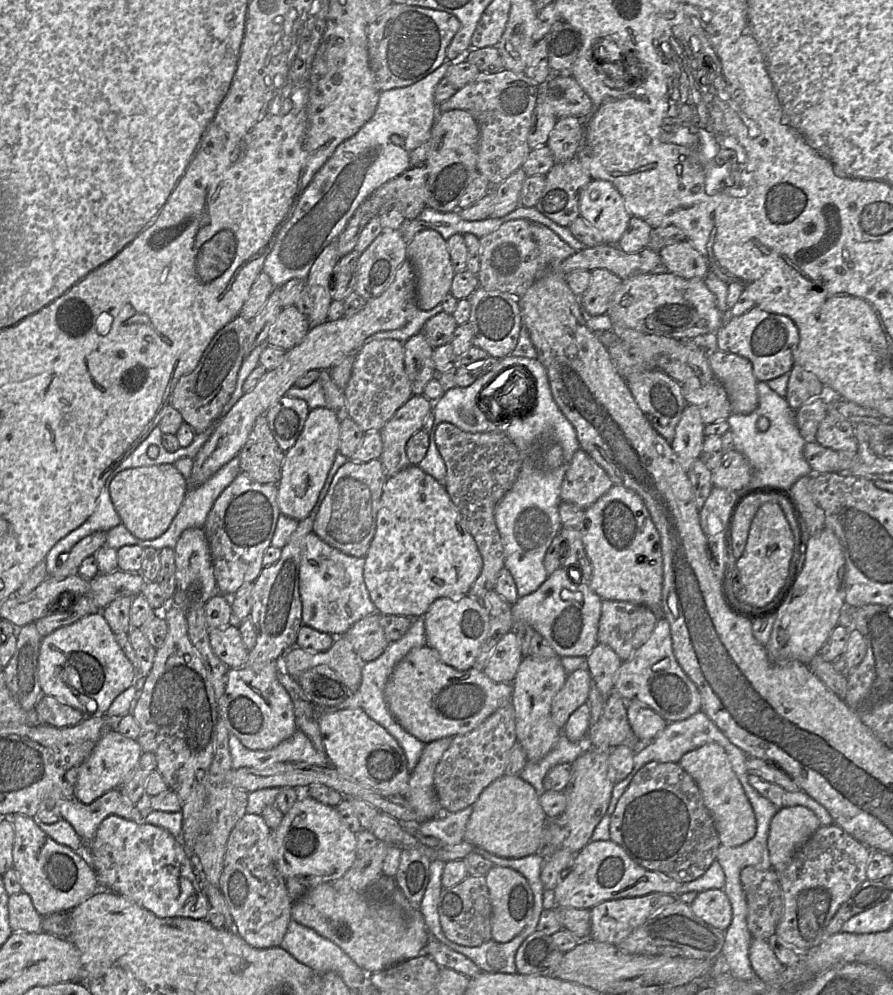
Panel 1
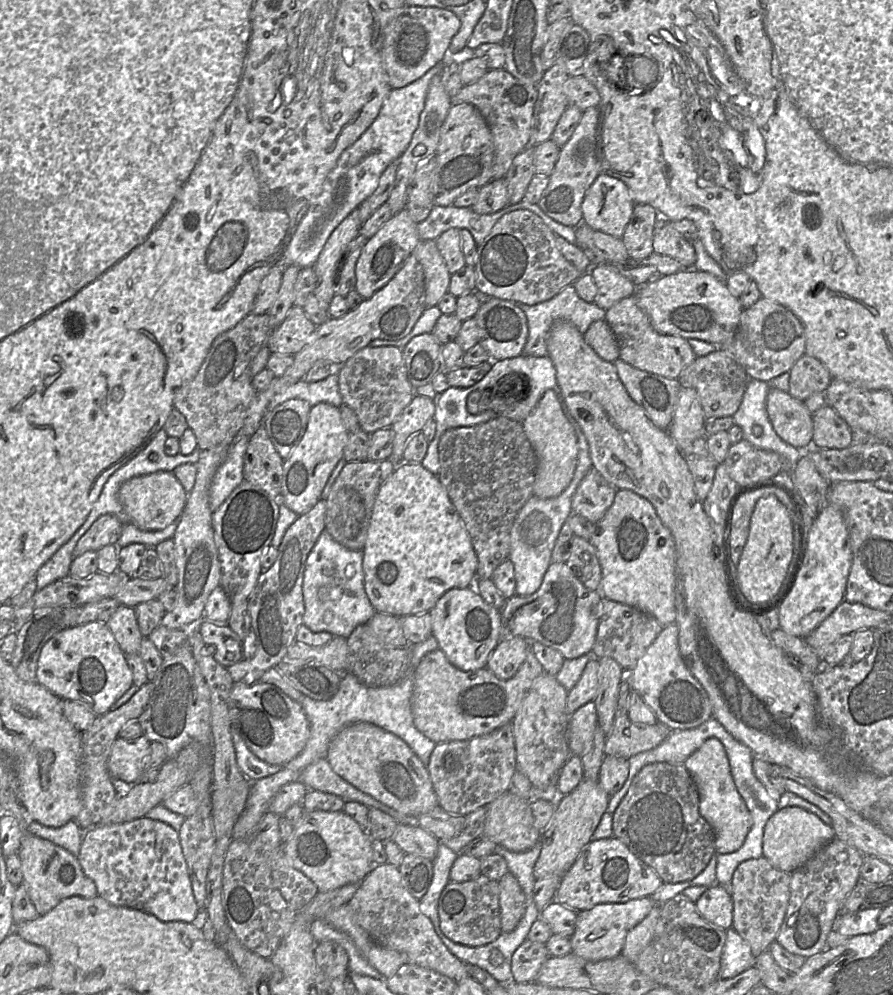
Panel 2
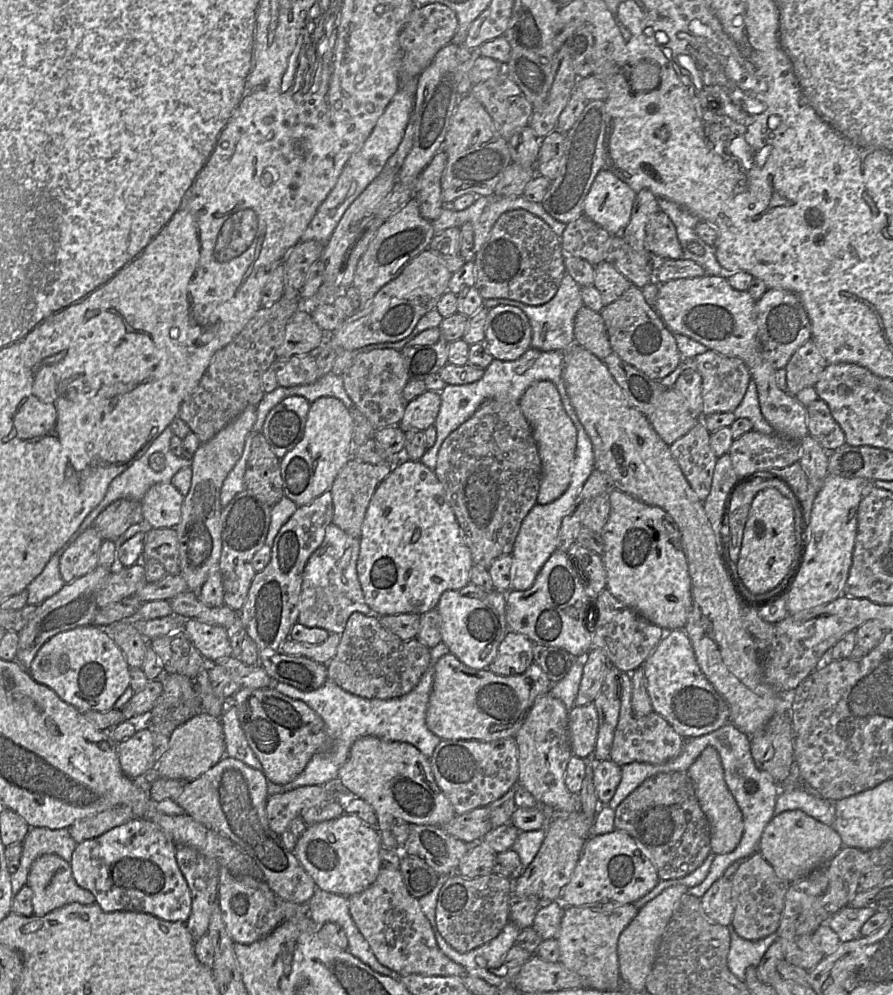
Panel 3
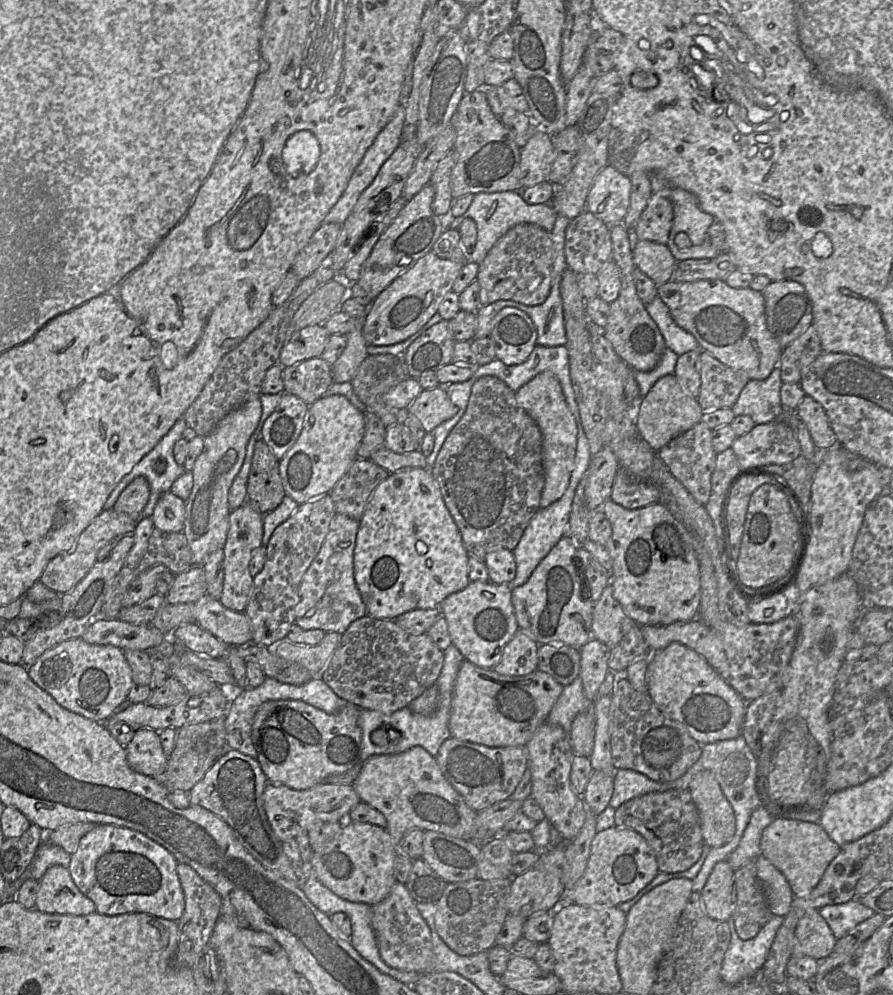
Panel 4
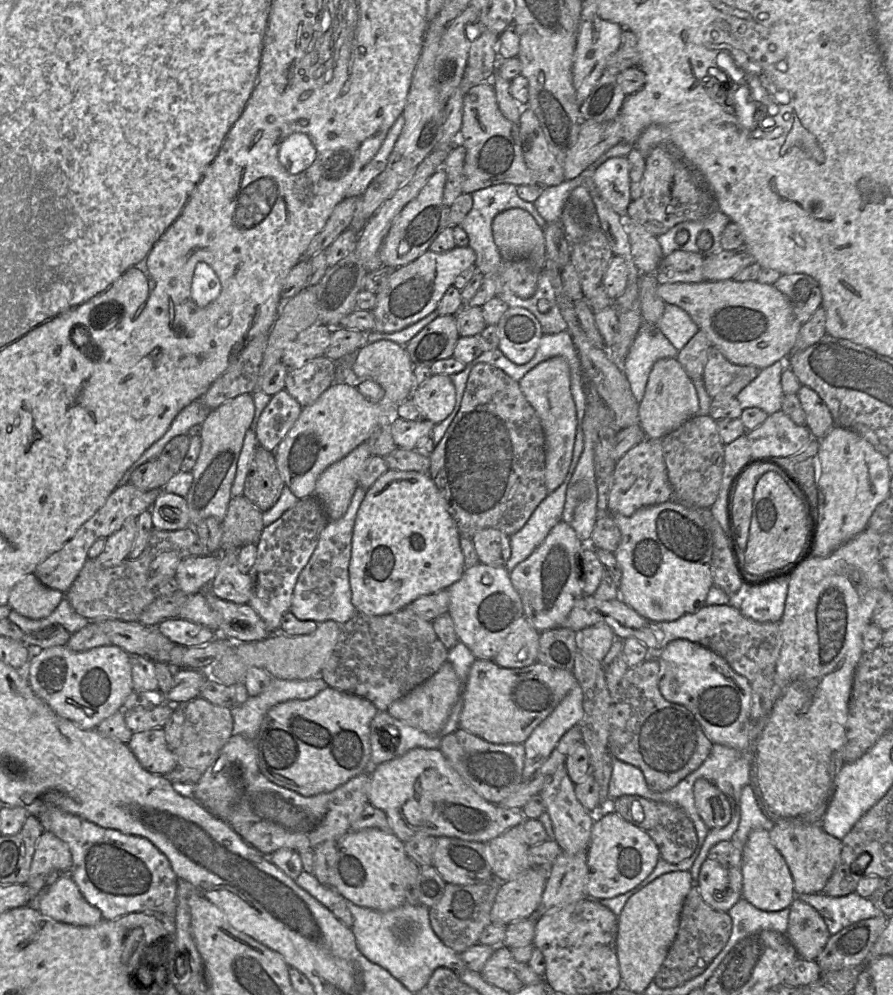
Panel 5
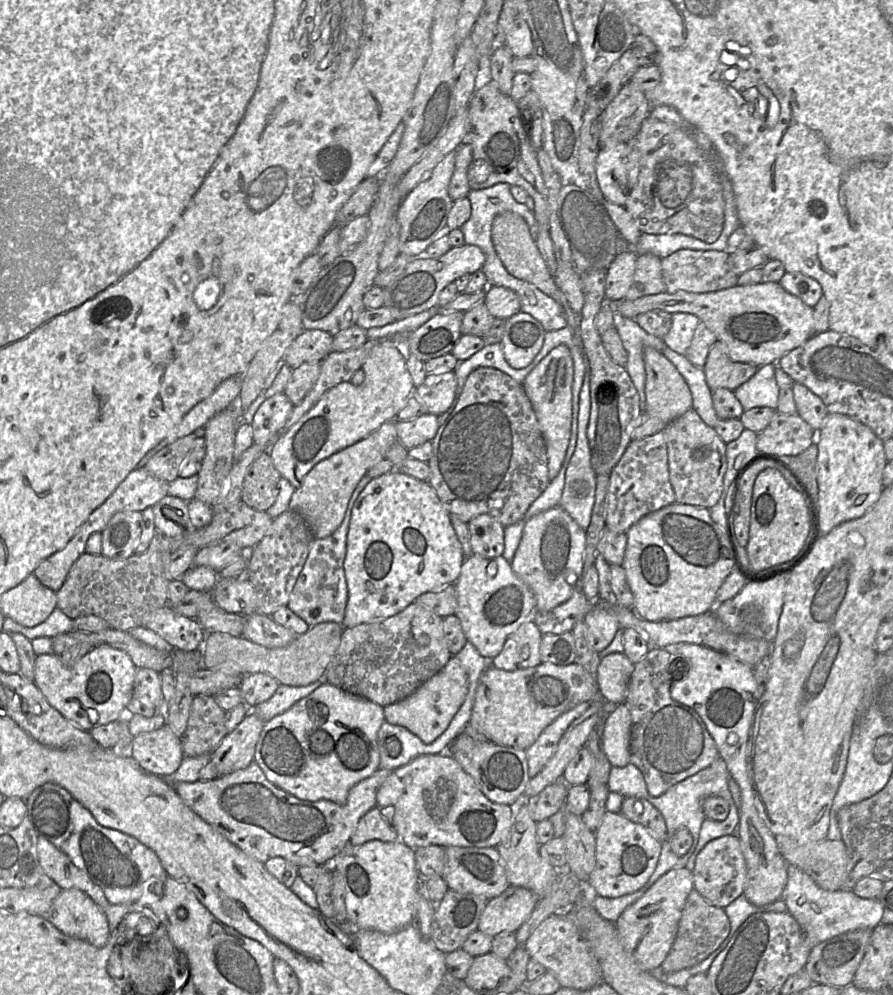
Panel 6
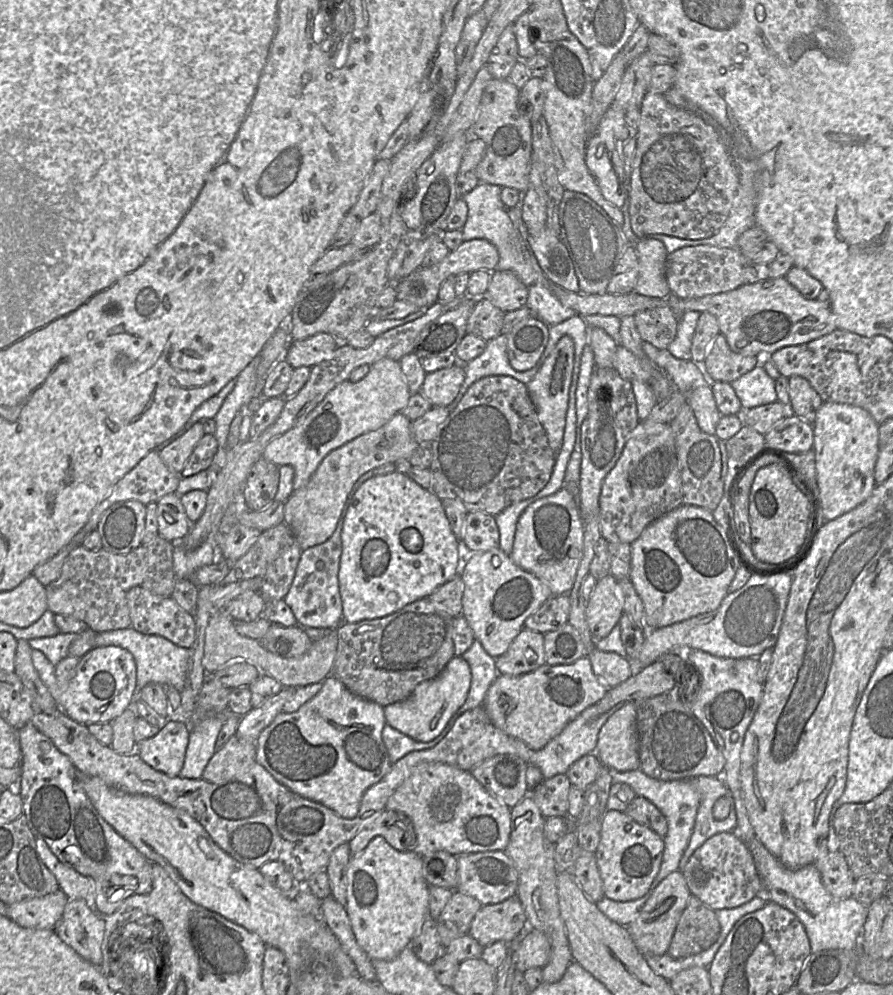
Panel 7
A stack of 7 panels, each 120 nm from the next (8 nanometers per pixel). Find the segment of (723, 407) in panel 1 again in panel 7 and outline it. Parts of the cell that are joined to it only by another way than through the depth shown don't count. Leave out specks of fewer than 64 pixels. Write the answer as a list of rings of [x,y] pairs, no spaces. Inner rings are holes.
[[[719,333],[710,344],[704,362],[701,364],[711,382],[736,380],[757,365],[757,357],[734,352],[725,336]]]

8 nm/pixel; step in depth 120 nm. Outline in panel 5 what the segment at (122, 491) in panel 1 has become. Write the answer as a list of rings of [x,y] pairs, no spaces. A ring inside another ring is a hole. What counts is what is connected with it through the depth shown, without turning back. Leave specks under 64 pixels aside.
[[[161,491],[150,508],[152,525],[158,530],[180,530],[190,526],[186,499]]]

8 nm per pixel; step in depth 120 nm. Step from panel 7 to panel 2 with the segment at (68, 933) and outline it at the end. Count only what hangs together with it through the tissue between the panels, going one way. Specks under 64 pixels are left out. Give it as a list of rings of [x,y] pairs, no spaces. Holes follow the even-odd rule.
[[[12,815],[17,817],[24,827],[24,833],[17,854],[21,861],[22,883],[24,883],[30,900],[39,915],[48,913],[65,898],[71,896],[93,898],[97,895],[95,883],[84,874],[76,856],[49,840],[26,832],[25,824],[29,820],[27,815]]]

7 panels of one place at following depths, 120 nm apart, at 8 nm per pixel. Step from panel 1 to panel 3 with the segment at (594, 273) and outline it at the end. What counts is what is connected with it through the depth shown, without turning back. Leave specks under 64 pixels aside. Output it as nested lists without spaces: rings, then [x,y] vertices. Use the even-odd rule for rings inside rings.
[[[601,262],[595,266],[593,285],[599,291],[604,306],[620,298],[632,285],[618,269],[608,262]]]

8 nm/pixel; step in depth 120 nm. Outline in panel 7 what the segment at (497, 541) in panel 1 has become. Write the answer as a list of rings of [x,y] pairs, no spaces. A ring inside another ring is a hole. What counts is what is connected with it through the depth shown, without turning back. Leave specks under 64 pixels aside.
[[[493,375],[482,377],[469,386],[460,402],[449,412],[449,415],[439,427],[438,435],[429,445],[432,453],[432,462],[429,467],[432,473],[431,490],[441,499],[455,499],[463,503],[466,511],[481,511],[492,516],[497,515],[508,506],[518,503],[522,500],[535,496],[550,480],[555,464],[556,454],[548,443],[546,432],[541,425],[538,415],[533,405],[527,386],[518,380],[507,375]]]

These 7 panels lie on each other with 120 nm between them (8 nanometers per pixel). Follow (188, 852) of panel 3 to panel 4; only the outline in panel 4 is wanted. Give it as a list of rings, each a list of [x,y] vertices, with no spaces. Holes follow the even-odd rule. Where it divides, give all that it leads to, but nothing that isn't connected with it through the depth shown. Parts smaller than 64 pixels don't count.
[[[178,862],[177,873],[185,898],[185,909],[178,923],[178,948],[172,964],[176,967],[191,968],[202,950],[209,945],[211,933],[221,916],[222,898],[191,866]]]

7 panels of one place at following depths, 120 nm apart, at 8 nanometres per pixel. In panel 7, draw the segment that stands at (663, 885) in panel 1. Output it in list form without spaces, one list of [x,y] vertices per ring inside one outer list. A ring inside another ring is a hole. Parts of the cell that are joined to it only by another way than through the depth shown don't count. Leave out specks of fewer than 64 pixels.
[[[607,810],[601,820],[600,841],[595,852],[603,896],[626,902],[641,898],[659,872],[664,850],[661,836],[633,821],[625,812]]]

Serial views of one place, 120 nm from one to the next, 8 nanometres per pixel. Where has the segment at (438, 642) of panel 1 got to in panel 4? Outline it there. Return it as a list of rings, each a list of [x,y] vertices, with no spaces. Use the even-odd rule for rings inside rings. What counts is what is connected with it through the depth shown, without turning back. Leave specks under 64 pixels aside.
[[[470,581],[463,590],[448,595],[441,602],[439,609],[447,621],[452,644],[465,660],[484,669],[493,669],[498,664],[505,645],[519,629],[511,592],[509,583]],[[484,591],[492,594],[492,598],[485,598]]]

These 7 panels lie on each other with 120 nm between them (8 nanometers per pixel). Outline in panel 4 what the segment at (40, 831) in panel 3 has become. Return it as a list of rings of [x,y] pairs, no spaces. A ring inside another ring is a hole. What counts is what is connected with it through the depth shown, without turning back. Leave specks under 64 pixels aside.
[[[43,841],[38,846],[31,864],[23,874],[15,881],[7,885],[7,900],[14,900],[21,885],[30,878],[40,880],[46,870],[53,865],[60,865],[68,868],[71,854],[62,847]]]

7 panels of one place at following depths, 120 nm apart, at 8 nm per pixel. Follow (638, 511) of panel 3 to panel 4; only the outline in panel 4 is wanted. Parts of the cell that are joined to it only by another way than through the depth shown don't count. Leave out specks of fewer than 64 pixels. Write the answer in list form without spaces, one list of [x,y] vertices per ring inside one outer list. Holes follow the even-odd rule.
[[[607,500],[602,510],[609,520],[612,534],[606,548],[612,559],[610,584],[613,596],[627,615],[639,625],[670,625],[698,617],[701,600],[700,565],[692,544],[692,535],[661,502],[637,509],[627,509]]]

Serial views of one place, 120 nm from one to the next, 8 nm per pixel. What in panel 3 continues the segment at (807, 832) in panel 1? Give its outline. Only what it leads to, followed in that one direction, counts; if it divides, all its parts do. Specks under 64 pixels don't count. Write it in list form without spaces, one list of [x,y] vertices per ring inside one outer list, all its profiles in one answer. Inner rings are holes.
[[[800,810],[774,815],[763,830],[759,852],[783,880],[793,883],[826,865],[842,848],[838,833]]]

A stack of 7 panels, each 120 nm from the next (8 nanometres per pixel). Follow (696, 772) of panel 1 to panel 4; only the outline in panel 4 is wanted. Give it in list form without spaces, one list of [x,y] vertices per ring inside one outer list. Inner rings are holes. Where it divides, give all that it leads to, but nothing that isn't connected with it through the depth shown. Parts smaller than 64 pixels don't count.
[[[699,771],[688,790],[698,810],[704,844],[715,848],[728,843],[736,830],[735,814],[713,773]]]

